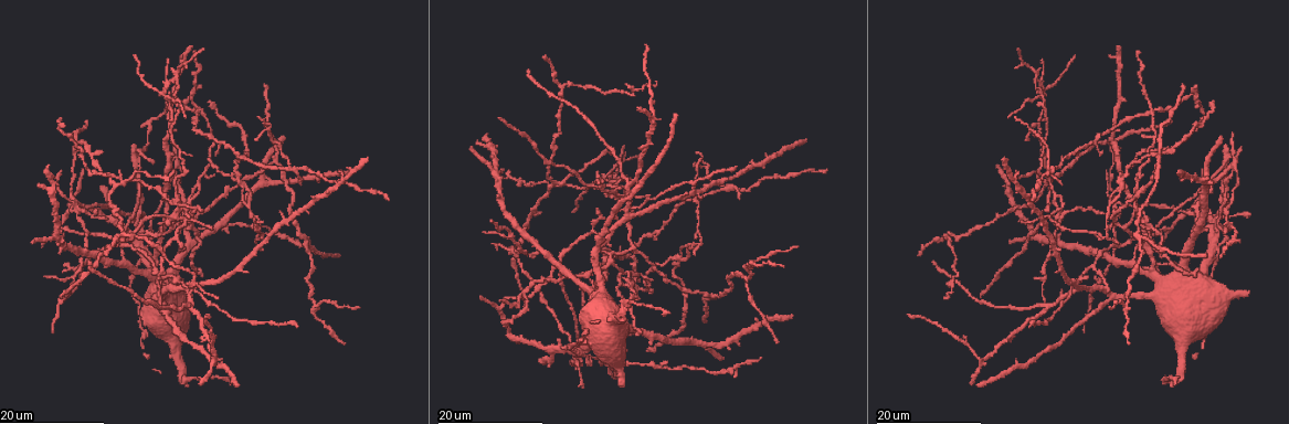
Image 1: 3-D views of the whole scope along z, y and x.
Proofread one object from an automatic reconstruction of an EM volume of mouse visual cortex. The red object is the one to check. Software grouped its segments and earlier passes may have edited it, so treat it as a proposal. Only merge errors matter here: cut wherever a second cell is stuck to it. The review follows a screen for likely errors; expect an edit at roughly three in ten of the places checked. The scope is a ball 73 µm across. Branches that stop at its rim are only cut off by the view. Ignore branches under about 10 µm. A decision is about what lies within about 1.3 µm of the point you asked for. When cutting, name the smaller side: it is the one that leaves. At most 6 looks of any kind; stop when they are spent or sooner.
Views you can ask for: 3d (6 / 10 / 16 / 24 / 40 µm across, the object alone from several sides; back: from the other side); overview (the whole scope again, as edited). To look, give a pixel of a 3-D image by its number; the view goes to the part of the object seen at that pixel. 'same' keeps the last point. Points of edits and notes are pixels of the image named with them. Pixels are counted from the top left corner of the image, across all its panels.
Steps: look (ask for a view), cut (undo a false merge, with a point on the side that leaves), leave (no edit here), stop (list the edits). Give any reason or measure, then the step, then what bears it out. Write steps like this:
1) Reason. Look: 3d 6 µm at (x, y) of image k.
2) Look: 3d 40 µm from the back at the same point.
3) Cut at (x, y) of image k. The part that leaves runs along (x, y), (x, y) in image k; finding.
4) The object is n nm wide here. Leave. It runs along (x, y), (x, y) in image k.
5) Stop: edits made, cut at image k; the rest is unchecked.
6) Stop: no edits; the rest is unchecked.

Look: 3d 16 µm at (185, 221) of image 1.

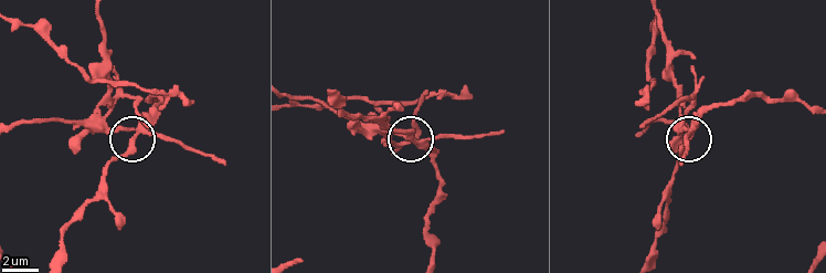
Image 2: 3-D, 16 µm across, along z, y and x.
Look: 3d 6 µm at (131, 138) of image 2.

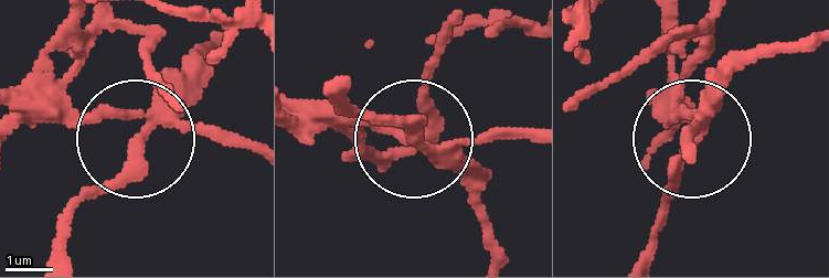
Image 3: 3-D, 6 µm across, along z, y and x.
The side arm is 21 µm long; 4 arms meet here. Cut at (231, 146) of image 3. A second cell is stuck on.

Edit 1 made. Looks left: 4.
Look: overview.

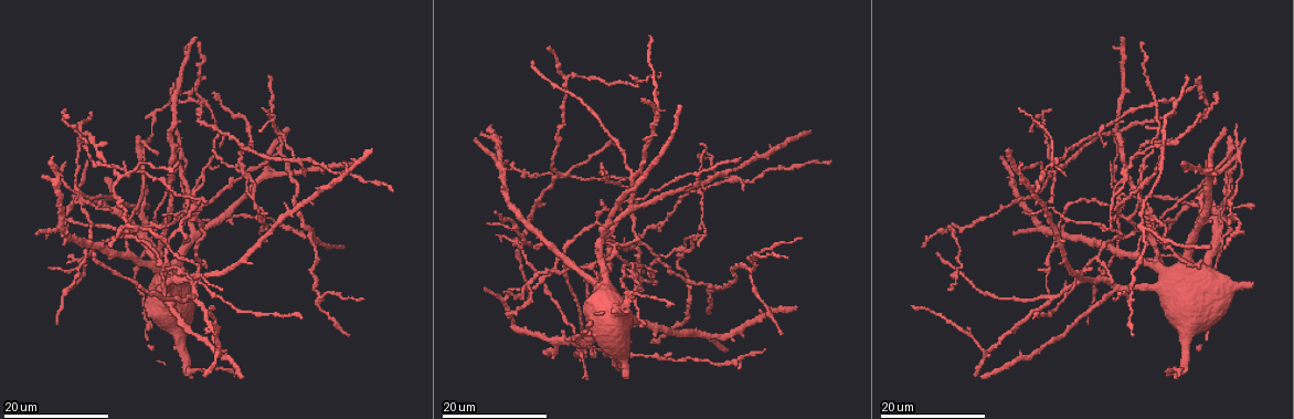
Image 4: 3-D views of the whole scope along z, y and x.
Look: 3d 24 µm at (1048, 171) of image 4.

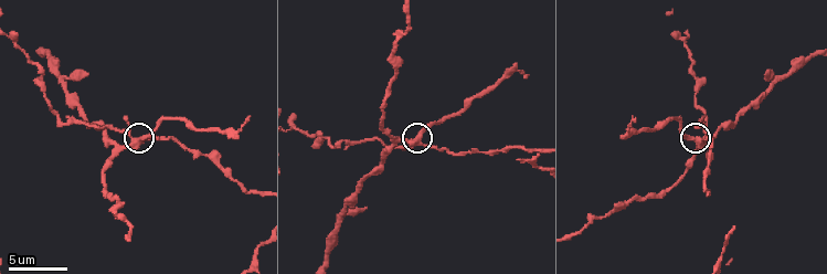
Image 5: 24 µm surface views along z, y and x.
Zoom in. Look: 3d 6 µm at (420, 138) of image 5.

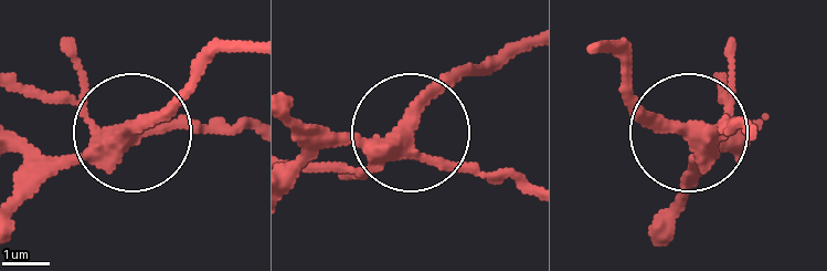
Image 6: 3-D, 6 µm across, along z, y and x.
3 arms meet here. Cut at (67, 96) of image 6. Two cells meet here.

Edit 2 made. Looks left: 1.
Stop: edits made, cut at image 3, cut at image 6; the rest is unchecked.

